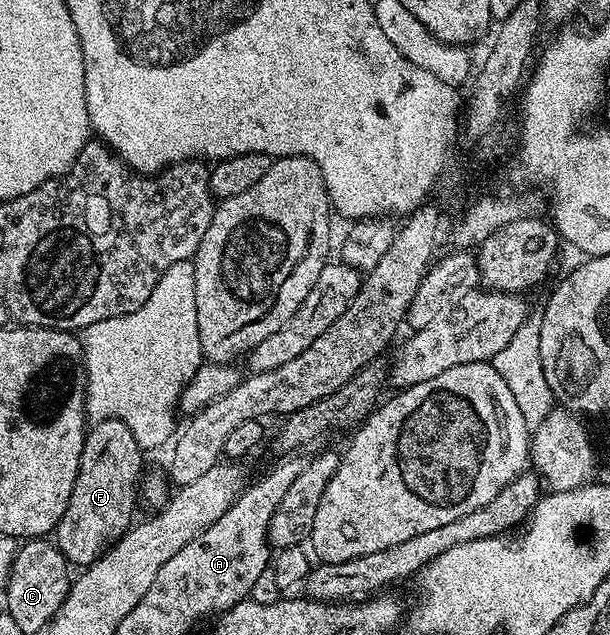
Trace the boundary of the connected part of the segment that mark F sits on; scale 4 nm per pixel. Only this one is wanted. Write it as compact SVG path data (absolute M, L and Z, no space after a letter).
M118 419L96 421L88 428L69 507L65 507L65 515L61 515L53 530L53 544L72 566L93 564L103 556L109 543L118 541L131 528L131 512L137 504L137 488L145 471L143 457L144 450L133 439L133 431Z

